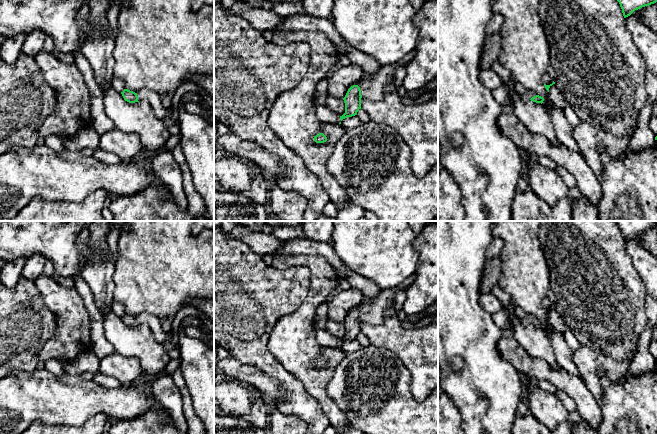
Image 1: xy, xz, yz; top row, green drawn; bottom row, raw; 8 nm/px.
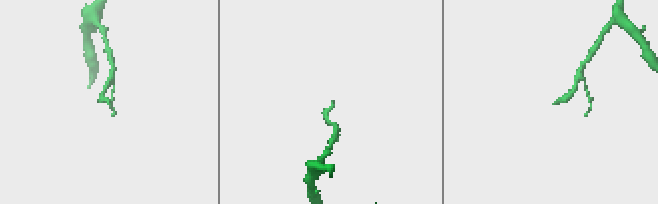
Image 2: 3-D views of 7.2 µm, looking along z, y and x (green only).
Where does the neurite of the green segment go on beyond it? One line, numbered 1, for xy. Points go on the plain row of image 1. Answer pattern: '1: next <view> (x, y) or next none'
1: next xy (145, 319)

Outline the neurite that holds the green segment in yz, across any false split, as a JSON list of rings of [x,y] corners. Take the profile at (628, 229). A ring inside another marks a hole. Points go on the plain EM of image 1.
[[[614,221],[620,228],[624,242],[635,234],[657,226],[657,221]]]

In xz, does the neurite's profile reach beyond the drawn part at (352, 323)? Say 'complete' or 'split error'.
split error

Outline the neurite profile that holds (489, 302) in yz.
[[[482,293],[479,302],[480,306],[491,315],[503,309],[500,300],[492,293]]]

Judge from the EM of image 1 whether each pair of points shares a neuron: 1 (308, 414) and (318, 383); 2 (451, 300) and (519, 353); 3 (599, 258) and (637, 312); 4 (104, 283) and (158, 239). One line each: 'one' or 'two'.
1: two
2: two
3: one
4: two

